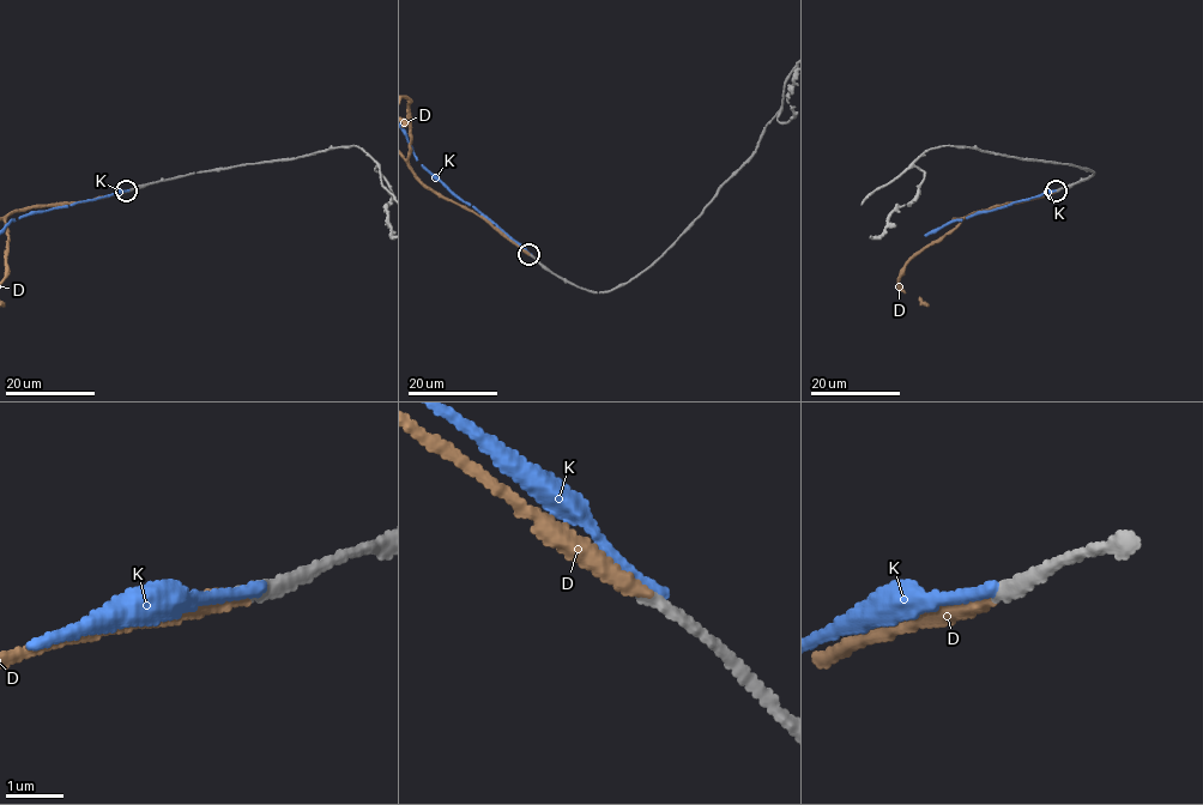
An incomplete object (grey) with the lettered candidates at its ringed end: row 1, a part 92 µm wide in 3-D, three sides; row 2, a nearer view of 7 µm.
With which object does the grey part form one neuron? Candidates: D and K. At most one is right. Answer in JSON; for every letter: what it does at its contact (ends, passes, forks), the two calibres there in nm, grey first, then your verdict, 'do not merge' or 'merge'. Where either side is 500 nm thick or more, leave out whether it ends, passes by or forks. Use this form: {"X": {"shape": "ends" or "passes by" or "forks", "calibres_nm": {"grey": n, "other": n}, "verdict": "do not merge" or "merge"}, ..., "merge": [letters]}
{"D": {"shape": "ends", "calibres_nm": {"grey": 240, "other": 320}, "verdict": "merge"}, "K": {"shape": "ends", "calibres_nm": {"grey": 240, "other": 200}, "verdict": "do not merge"}, "merge": ["D"]}

